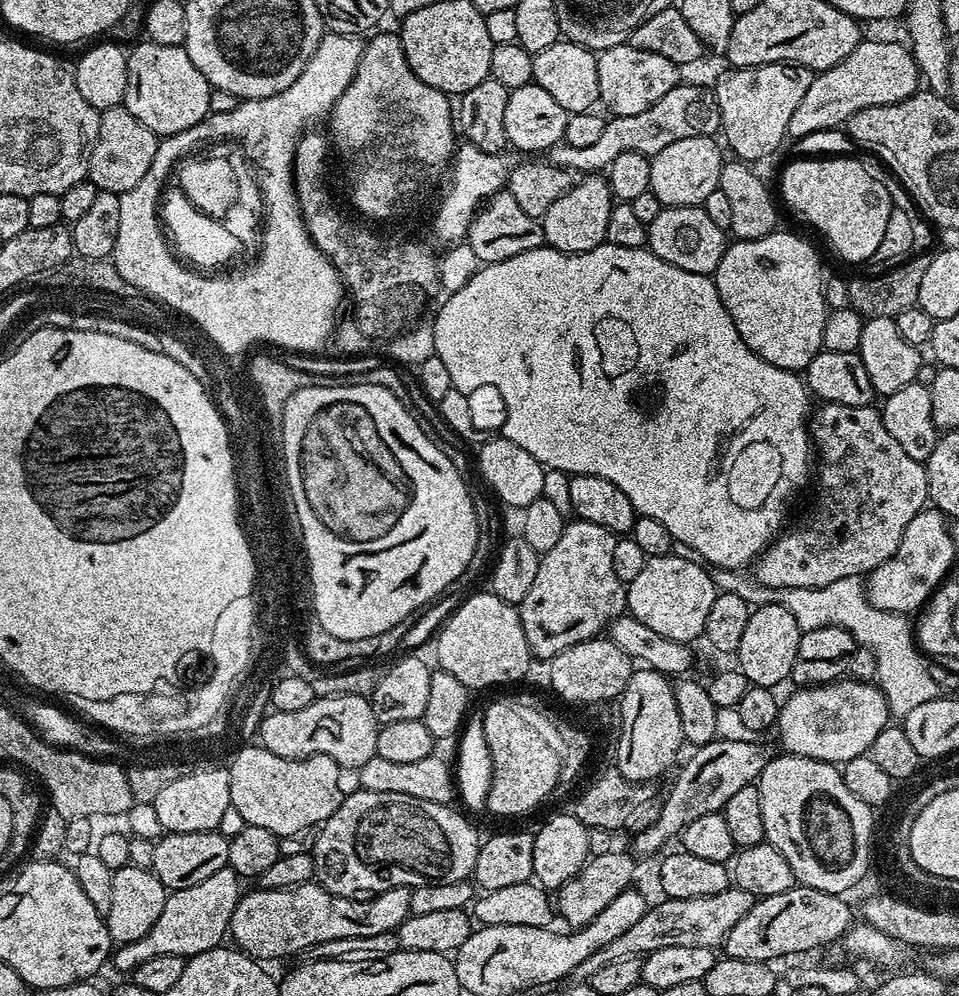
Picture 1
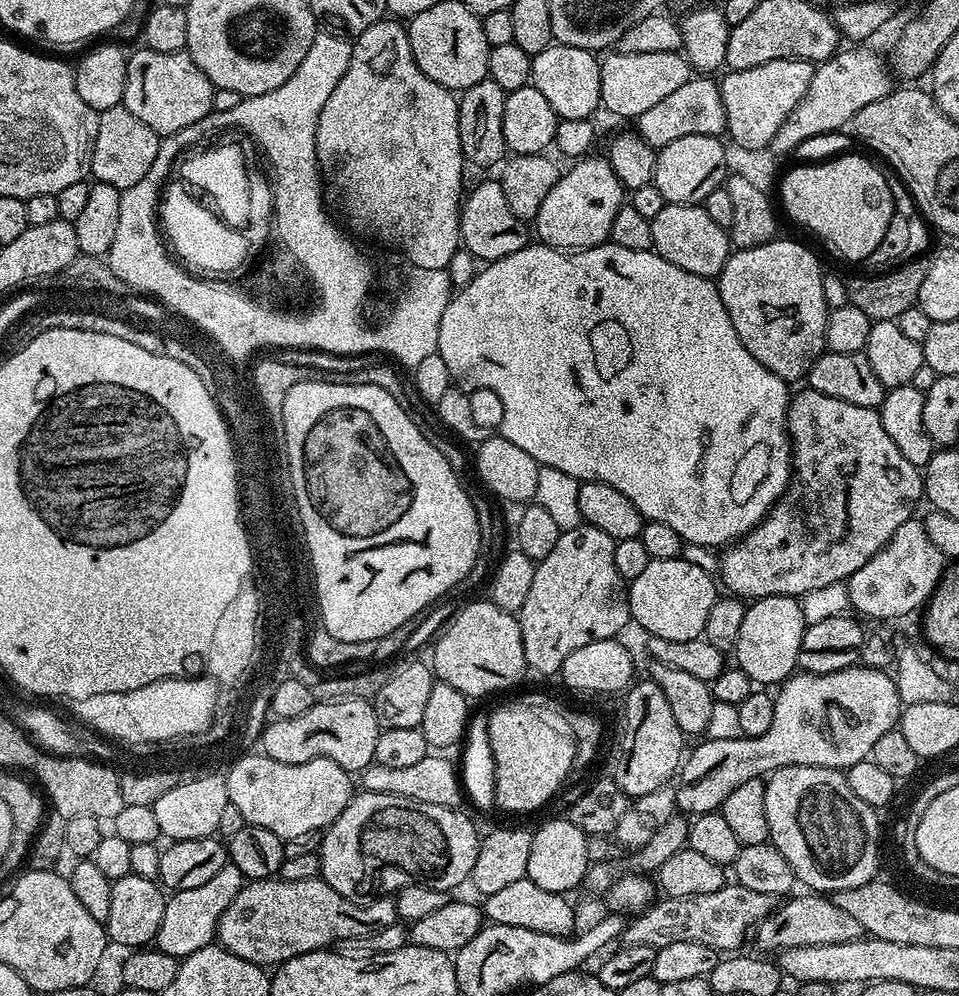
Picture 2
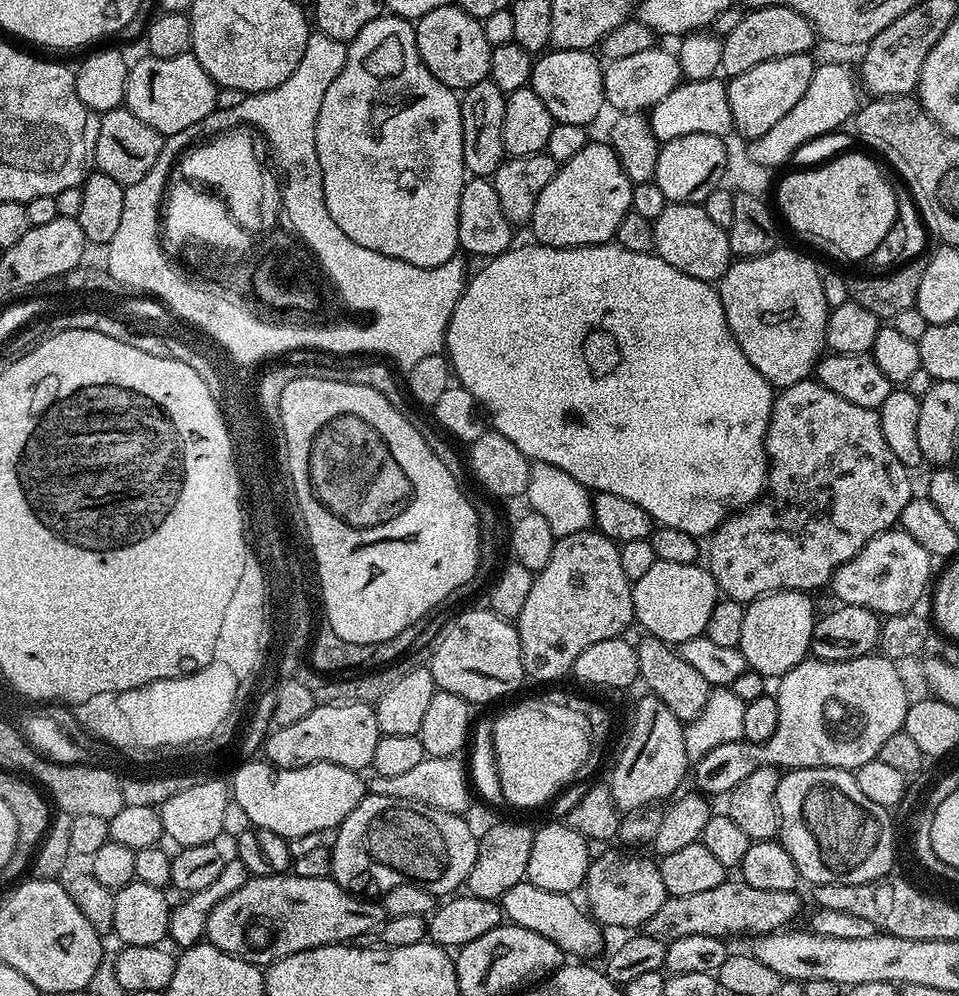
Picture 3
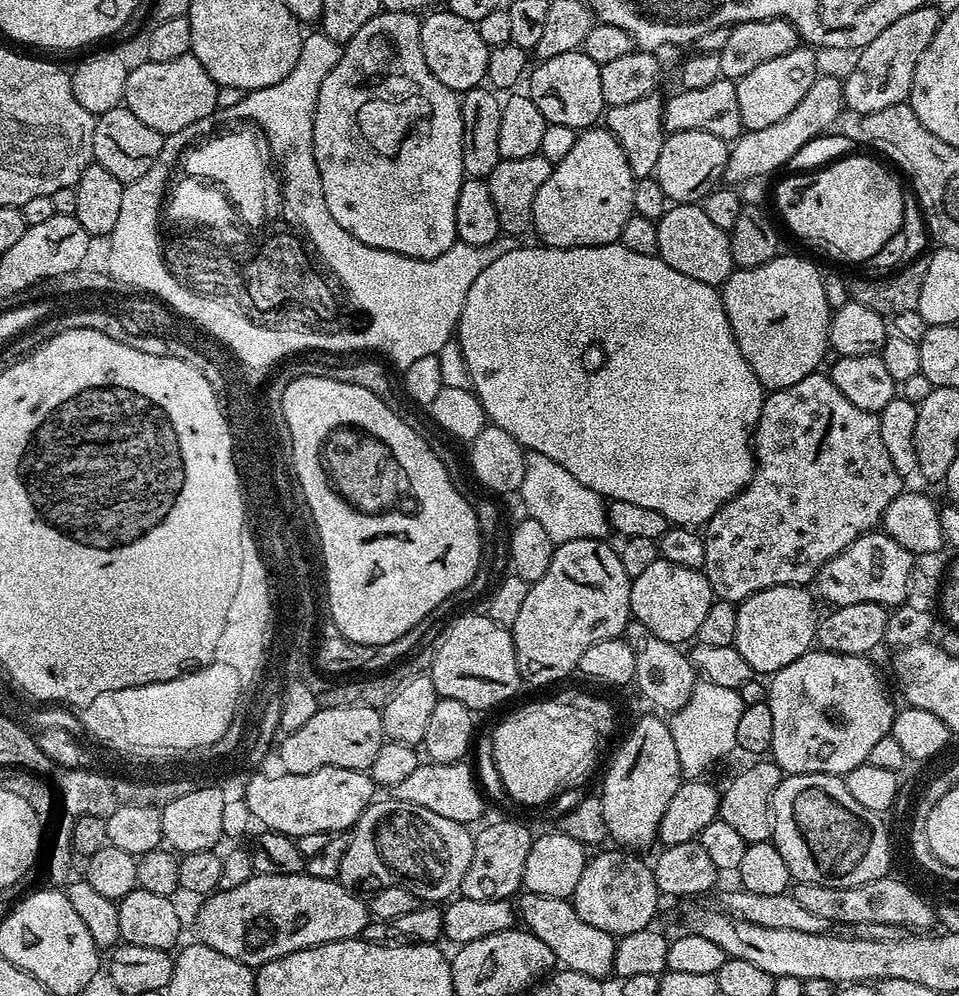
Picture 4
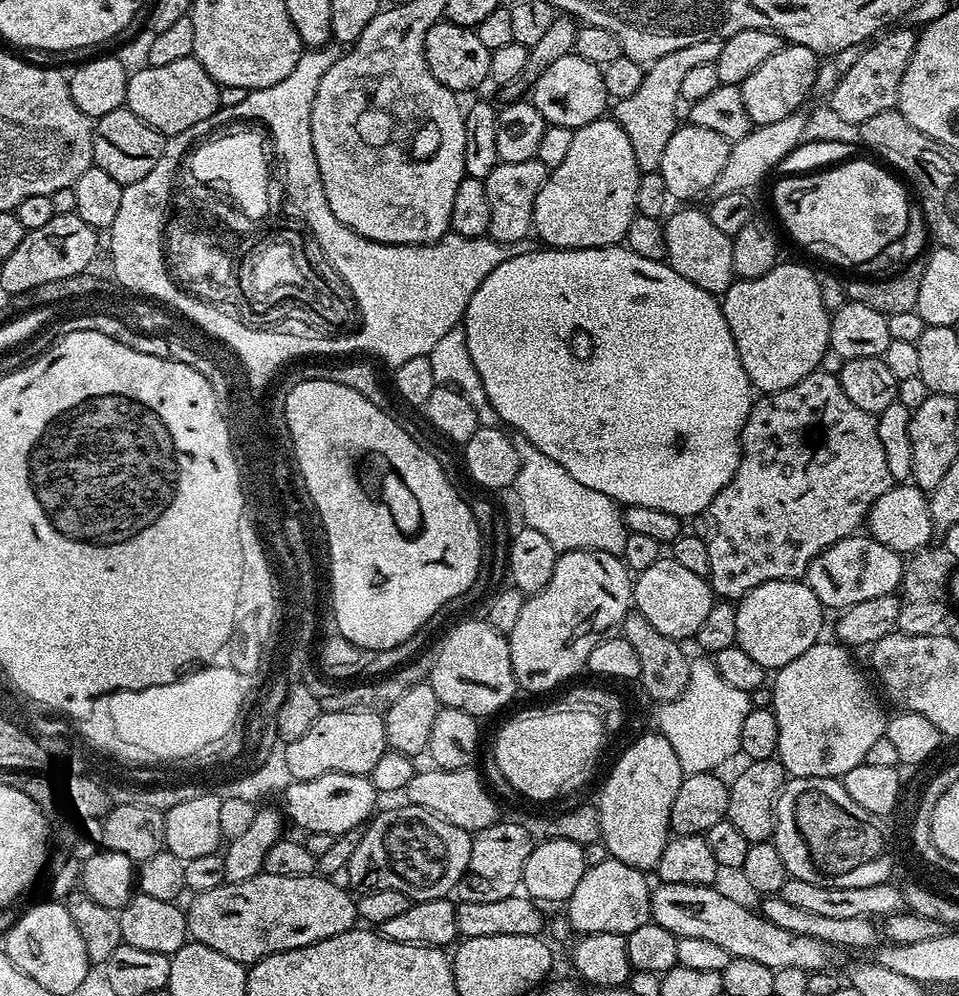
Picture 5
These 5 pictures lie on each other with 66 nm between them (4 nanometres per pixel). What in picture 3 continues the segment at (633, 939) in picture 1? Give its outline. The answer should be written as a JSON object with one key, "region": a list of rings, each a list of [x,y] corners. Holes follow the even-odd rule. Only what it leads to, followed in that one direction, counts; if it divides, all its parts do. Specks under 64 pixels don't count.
{"region":[[[725,878],[718,886],[699,894],[669,896],[658,906],[654,918],[646,925],[647,935],[665,942],[687,938],[690,934],[704,934],[729,938],[748,932],[749,937],[779,932],[800,912],[800,896],[796,890],[757,890],[745,880]]]}

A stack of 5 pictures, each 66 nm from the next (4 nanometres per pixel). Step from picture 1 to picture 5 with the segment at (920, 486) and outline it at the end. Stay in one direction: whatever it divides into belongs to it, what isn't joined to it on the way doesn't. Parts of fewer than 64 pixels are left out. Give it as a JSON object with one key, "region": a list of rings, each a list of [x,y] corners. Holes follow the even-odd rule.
{"region":[[[814,371],[806,378],[802,378],[802,382],[798,382],[786,390],[761,395],[753,403],[750,414],[746,418],[746,426],[740,435],[740,468],[737,470],[735,478],[716,495],[707,511],[707,515],[712,516],[712,524],[716,529],[713,530],[712,536],[707,537],[710,550],[710,570],[706,579],[712,585],[713,593],[725,601],[739,601],[740,597],[750,590],[762,586],[762,582],[798,580],[807,577],[812,559],[825,552],[830,546],[834,546],[834,542],[853,535],[859,529],[856,527],[859,524],[861,527],[867,521],[868,511],[872,508],[873,502],[882,498],[882,494],[886,494],[886,490],[894,487],[890,469],[886,466],[886,454],[882,451],[881,440],[878,439],[876,416],[860,409],[859,406],[854,406],[854,402],[850,402],[850,398],[846,398],[845,392],[842,391],[839,375],[832,373],[831,376],[830,373],[824,371]]]}

